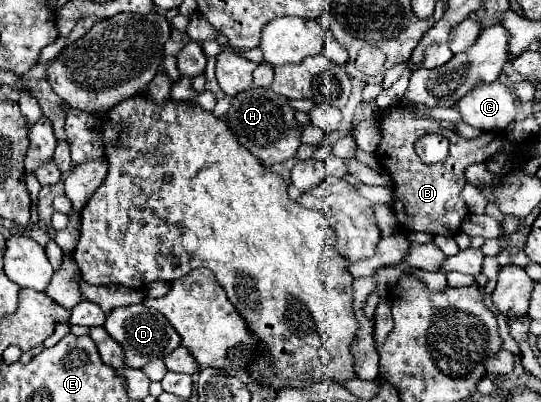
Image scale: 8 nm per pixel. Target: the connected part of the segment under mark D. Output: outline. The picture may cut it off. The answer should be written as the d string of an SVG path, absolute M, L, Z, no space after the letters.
M143 304L121 306L111 310L107 314L105 330L109 332L111 338L115 338L123 346L127 366L131 368L143 368L155 358L165 358L169 352L173 352L179 346L179 334L175 334L175 328L167 322L167 318L163 318L163 314Z

